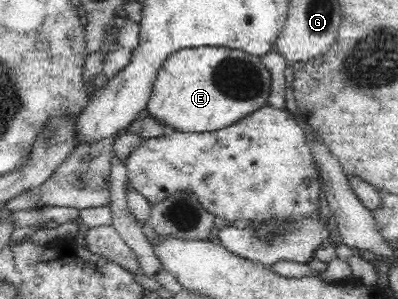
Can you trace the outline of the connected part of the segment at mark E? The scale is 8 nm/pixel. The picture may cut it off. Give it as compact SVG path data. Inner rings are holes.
M222 46L186 48L162 62L146 110L178 133L210 133L249 116L268 105L271 74L262 57Z

